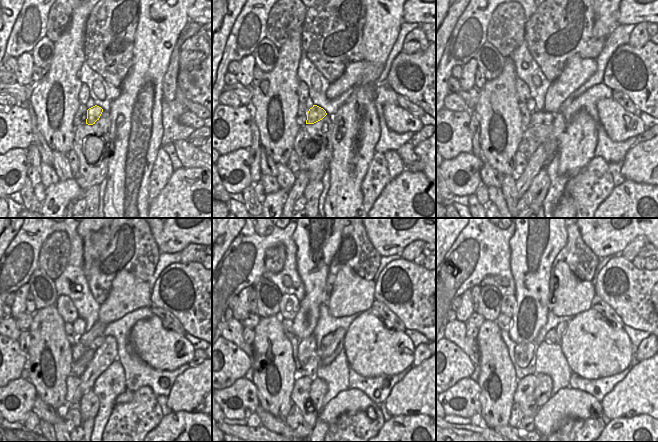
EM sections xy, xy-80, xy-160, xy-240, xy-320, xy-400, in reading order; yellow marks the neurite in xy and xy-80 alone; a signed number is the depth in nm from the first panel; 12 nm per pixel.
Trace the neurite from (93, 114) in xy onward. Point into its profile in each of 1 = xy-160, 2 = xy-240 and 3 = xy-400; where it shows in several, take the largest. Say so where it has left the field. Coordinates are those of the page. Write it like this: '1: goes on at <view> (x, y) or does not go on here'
1: goes on at xy-160 (537, 117)
2: goes on at xy-240 (98, 341)
3: goes on at xy-400 (551, 337)

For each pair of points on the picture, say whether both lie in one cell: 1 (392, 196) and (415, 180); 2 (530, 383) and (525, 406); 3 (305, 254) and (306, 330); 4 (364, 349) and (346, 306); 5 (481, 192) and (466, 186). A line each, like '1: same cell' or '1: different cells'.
1: same cell
2: same cell
3: same cell
4: different cells
5: different cells

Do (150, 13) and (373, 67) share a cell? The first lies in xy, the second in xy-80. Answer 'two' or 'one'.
one

